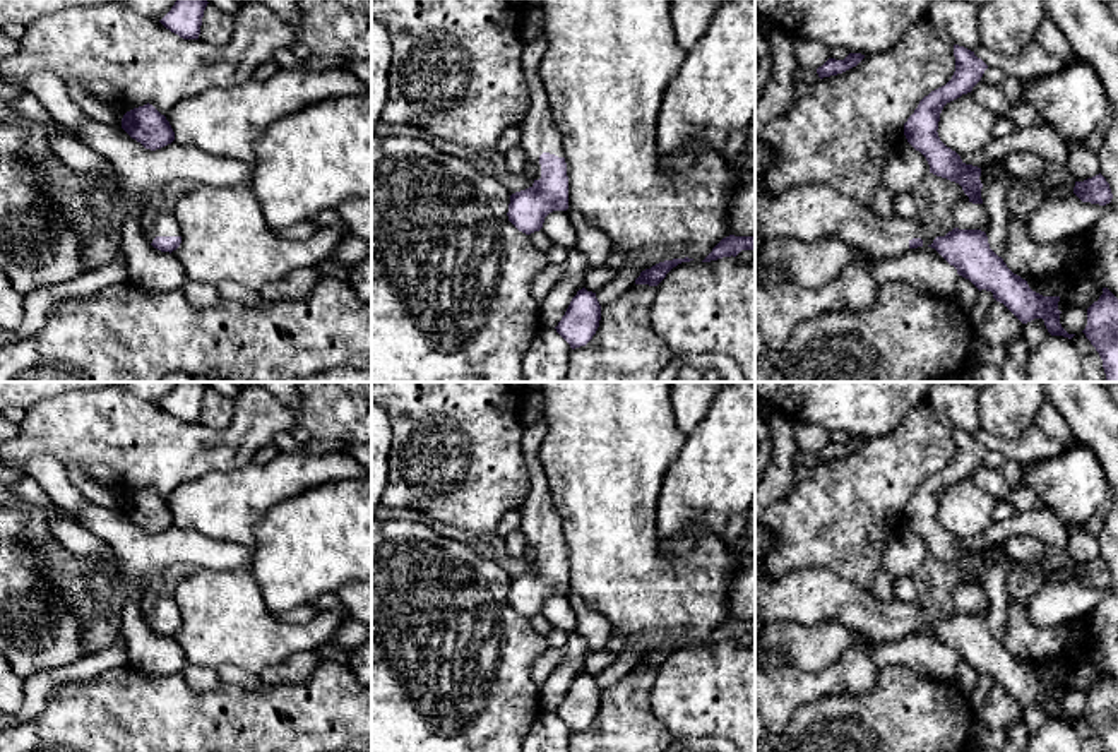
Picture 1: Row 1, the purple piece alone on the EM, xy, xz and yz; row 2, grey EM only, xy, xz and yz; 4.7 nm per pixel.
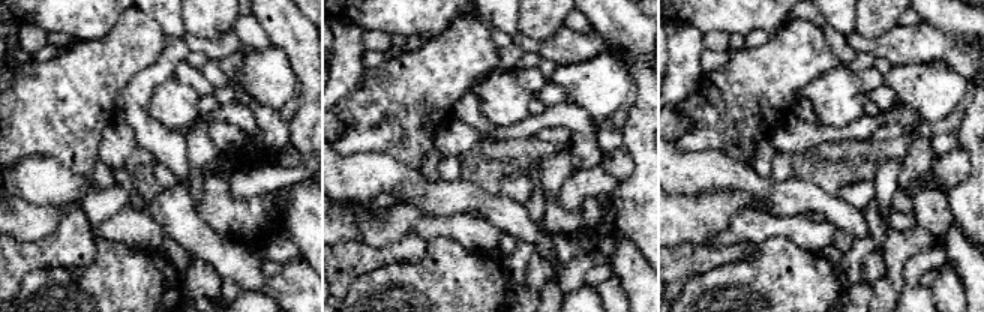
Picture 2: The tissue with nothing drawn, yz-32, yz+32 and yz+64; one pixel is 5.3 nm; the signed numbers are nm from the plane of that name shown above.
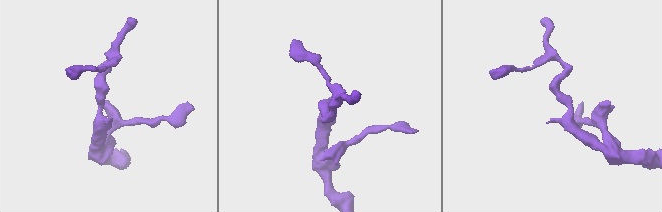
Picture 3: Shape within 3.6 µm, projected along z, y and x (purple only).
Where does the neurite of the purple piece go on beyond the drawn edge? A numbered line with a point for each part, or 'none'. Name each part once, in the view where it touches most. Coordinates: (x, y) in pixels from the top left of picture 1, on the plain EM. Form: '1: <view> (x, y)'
1: xz (540, 518)

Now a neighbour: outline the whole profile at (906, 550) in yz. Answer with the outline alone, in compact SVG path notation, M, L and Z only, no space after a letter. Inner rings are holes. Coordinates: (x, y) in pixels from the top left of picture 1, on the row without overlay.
M902 517L887 540L885 570L894 577L911 577L911 574L930 557L926 541L916 534Z

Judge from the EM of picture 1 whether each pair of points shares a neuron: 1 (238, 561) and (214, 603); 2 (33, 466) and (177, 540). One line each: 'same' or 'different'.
1: different
2: same

